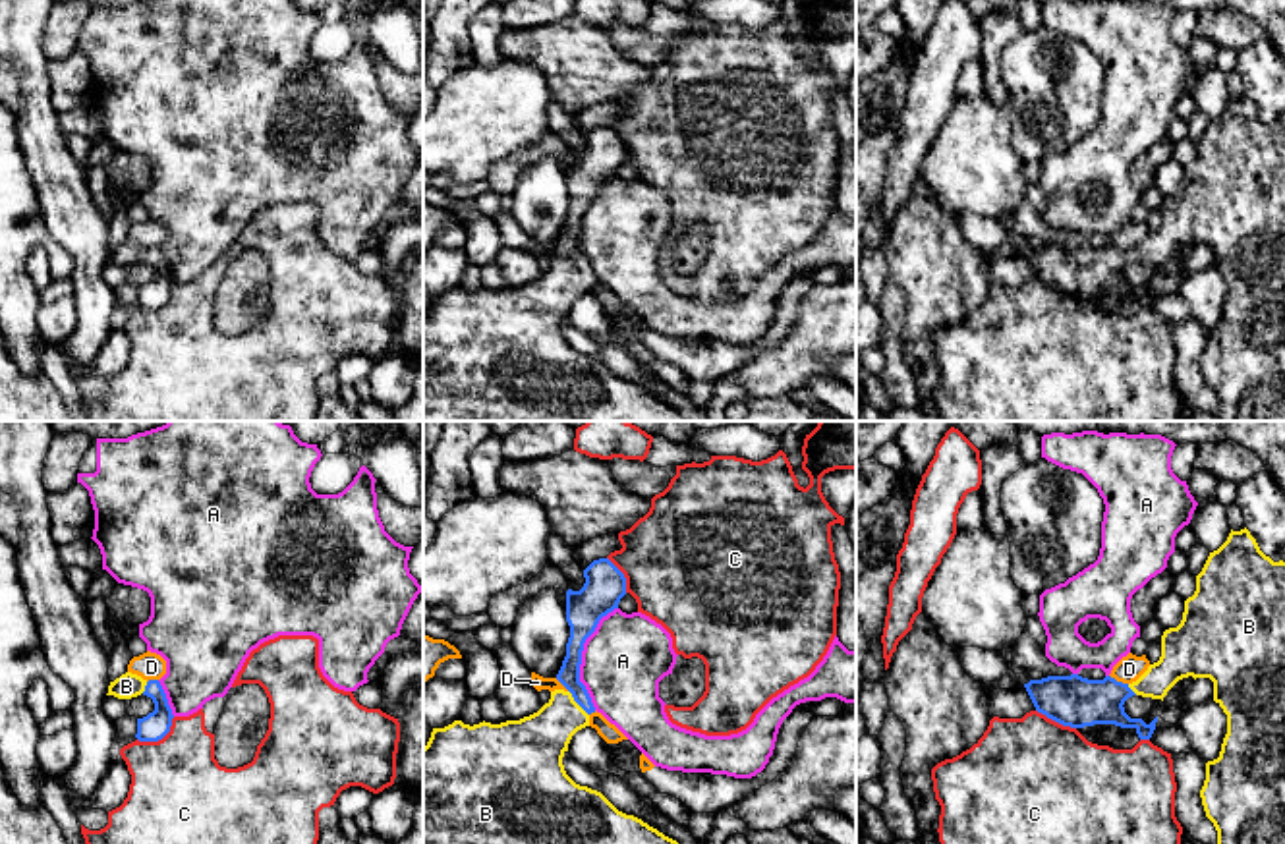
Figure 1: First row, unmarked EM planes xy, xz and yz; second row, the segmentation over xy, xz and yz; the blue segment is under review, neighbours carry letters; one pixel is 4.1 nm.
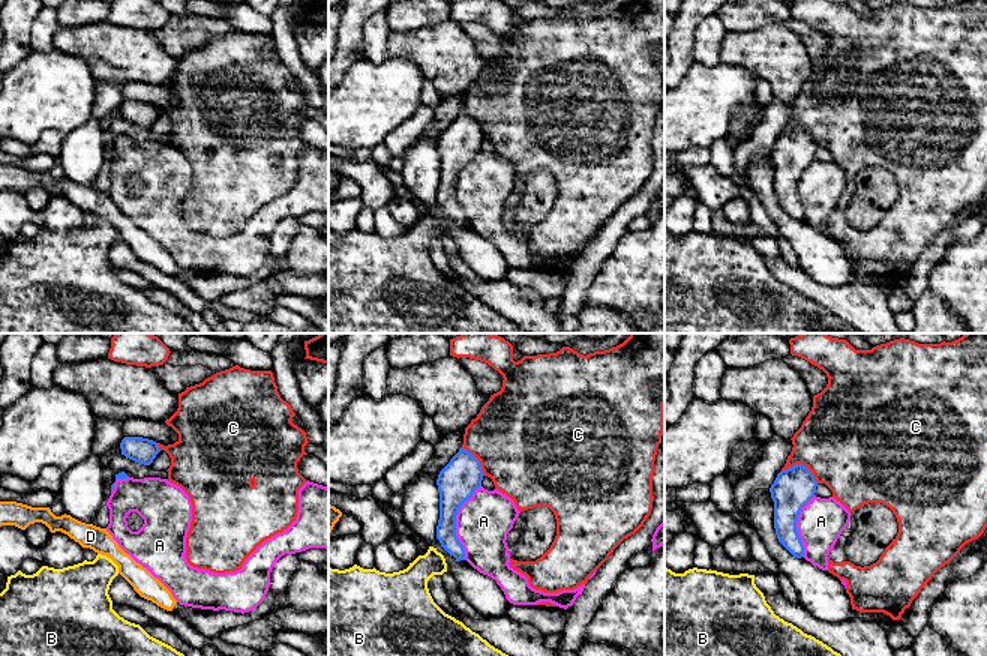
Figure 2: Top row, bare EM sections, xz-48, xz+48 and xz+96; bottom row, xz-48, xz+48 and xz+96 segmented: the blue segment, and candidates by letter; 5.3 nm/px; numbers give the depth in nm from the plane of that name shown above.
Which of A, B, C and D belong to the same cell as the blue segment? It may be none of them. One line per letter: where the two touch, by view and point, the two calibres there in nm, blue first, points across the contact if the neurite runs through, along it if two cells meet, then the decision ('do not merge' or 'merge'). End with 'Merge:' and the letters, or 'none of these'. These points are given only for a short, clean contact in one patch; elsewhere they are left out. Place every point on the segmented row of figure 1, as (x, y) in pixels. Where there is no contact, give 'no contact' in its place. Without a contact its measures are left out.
A: meets blue in xz at (580, 657); 160 nm thick on the blue side, 340 nm on the other; do not merge
B: meets blue in xz at (576, 702); 90 nm thick on the blue side, 240 nm on the other; runs through xz (569, 675), (576, 690), (576, 702), (536, 744); merge
C: meets blue in xy at (159, 738); 120 nm thick on the blue side, 420 nm on the other; do not merge
D: meets blue in yz at (1119, 682); 220 nm thick on the blue side, 110 nm on the other; do not merge
Merge: B

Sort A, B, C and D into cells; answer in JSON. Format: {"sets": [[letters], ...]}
{"sets": [["A"], ["B"], ["C"], ["D"]]}

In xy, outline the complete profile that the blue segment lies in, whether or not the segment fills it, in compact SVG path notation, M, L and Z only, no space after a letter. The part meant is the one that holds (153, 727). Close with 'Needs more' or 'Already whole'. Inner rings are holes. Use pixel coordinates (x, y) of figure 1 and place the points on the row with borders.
M126 672L110 682L106 695L114 695L118 699L131 699L141 693L153 699L155 711L143 718L137 718L135 738L139 742L158 742L170 732L174 718L166 693L158 680L147 682L137 674Z. Needs more

